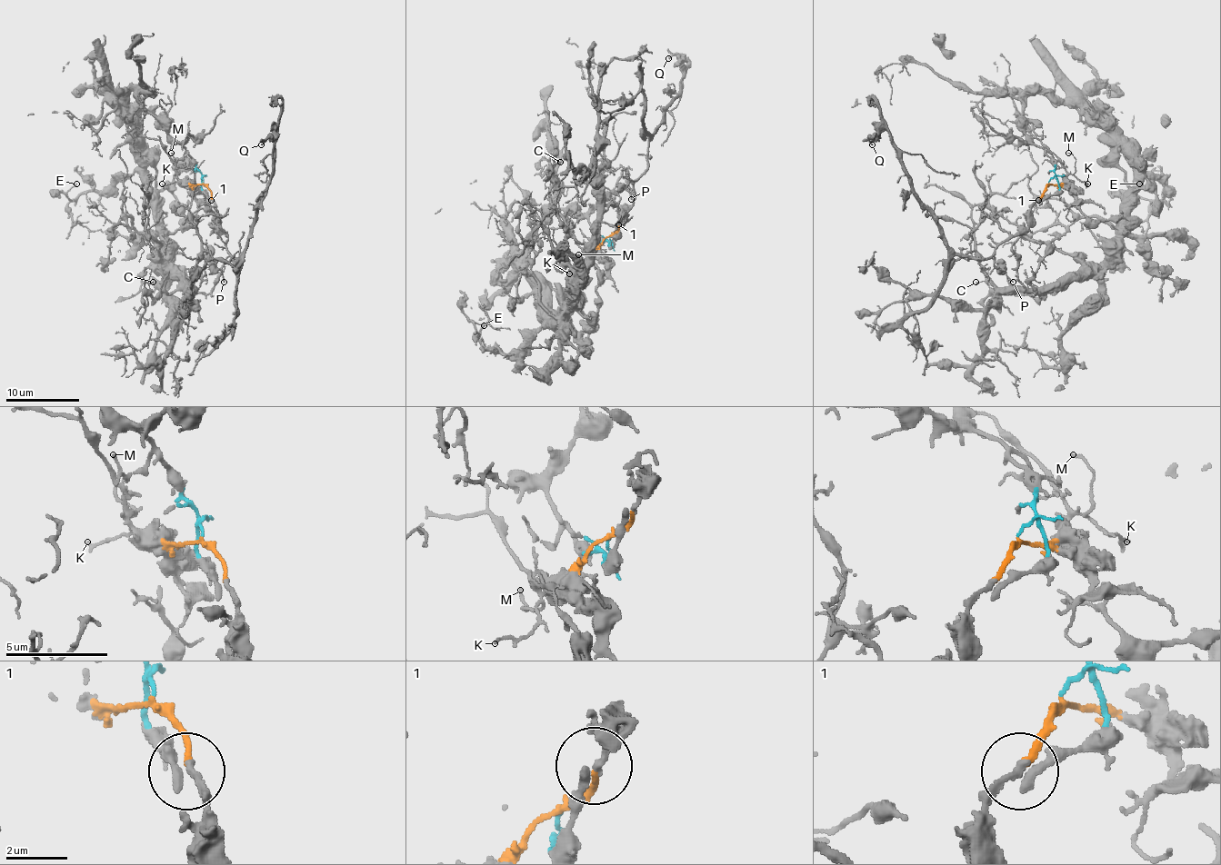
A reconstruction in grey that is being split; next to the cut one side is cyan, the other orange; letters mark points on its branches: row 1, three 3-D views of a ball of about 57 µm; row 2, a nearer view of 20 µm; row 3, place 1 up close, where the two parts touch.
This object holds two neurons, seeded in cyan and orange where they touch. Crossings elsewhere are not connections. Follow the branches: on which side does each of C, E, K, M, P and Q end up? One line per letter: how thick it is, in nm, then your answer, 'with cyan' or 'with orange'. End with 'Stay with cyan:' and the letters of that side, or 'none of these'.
C: 120 nm thick; with cyan
E: 140 nm thick; with cyan
K: 140 nm thick; with orange
M: 100 nm thick; with orange
P: 130 nm thick; with orange
Q: 100 nm thick; with orange
Stay with cyan: C, E

